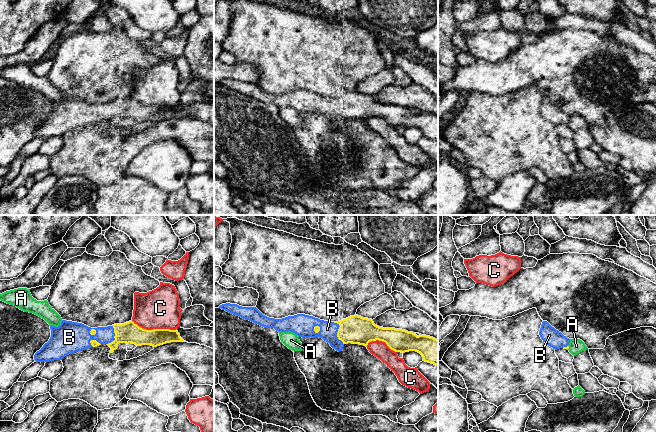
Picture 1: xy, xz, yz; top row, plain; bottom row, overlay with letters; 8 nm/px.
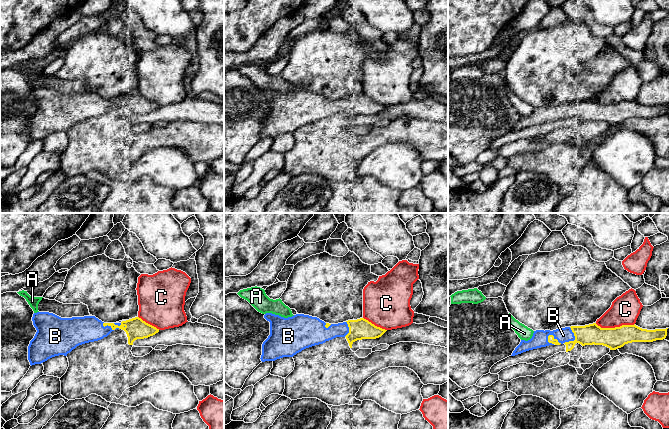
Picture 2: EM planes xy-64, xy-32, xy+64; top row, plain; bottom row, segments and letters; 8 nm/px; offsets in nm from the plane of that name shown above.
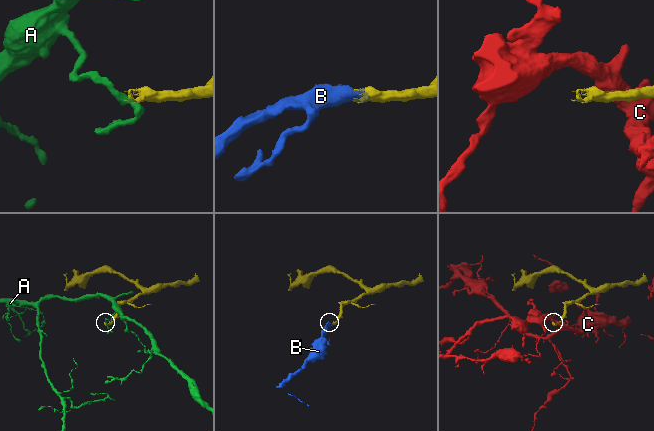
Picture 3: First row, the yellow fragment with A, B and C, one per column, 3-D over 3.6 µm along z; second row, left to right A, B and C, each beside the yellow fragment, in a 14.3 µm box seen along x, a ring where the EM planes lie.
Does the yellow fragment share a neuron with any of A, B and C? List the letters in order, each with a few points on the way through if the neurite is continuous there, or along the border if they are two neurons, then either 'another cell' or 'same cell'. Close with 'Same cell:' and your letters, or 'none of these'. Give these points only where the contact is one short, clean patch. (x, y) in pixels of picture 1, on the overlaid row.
A: along yz (568, 345), (568, 349) | another cell
B: same cell
C: along xy (132, 320), (146, 329), (176, 329) | another cell
Same cell: B

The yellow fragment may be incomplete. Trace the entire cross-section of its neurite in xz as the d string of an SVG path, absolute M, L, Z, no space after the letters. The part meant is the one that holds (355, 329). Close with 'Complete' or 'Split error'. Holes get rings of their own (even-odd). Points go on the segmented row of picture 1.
M230 303L222 304L219 308L264 328L274 328L279 333L290 331L302 338L322 338L338 352L348 343L367 347L369 342L379 340L395 352L416 351L422 355L423 361L438 366L437 339L421 334L417 336L402 329L379 327L372 319L358 315L328 322L305 314L274 319L263 315L256 307Z. Split error

